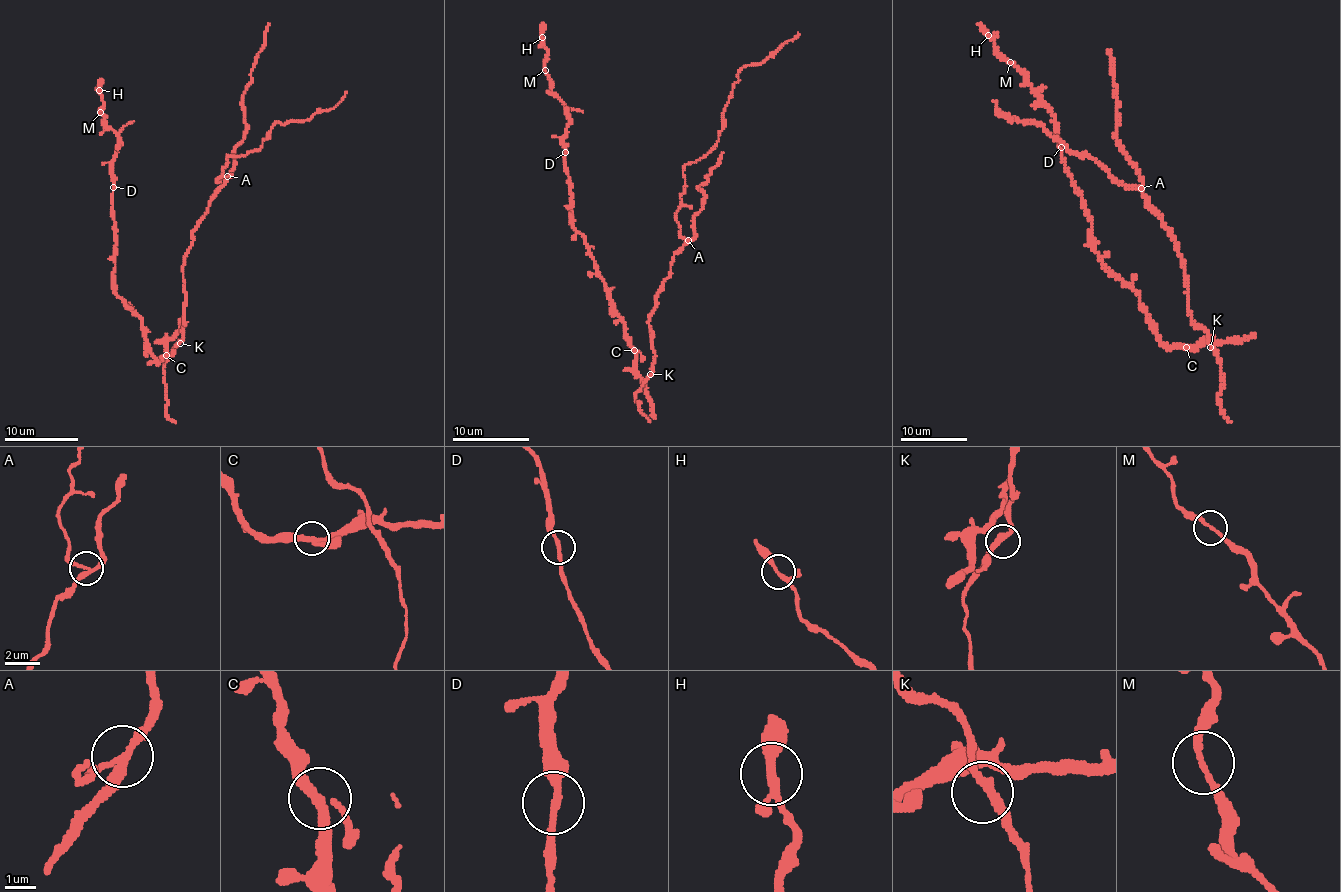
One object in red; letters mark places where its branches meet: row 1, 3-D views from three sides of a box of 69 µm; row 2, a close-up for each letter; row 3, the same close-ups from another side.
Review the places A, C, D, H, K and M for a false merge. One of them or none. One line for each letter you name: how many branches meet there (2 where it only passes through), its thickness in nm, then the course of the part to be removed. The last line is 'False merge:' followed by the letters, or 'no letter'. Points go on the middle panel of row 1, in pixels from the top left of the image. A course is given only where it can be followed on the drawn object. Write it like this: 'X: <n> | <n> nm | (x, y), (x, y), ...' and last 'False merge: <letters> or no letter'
A: 3 | 200 nm | (688, 240), (677, 220), (685, 166), (704, 158), (717, 141), (725, 105), (744, 67), (761, 65), (798, 32)
False merge: A

